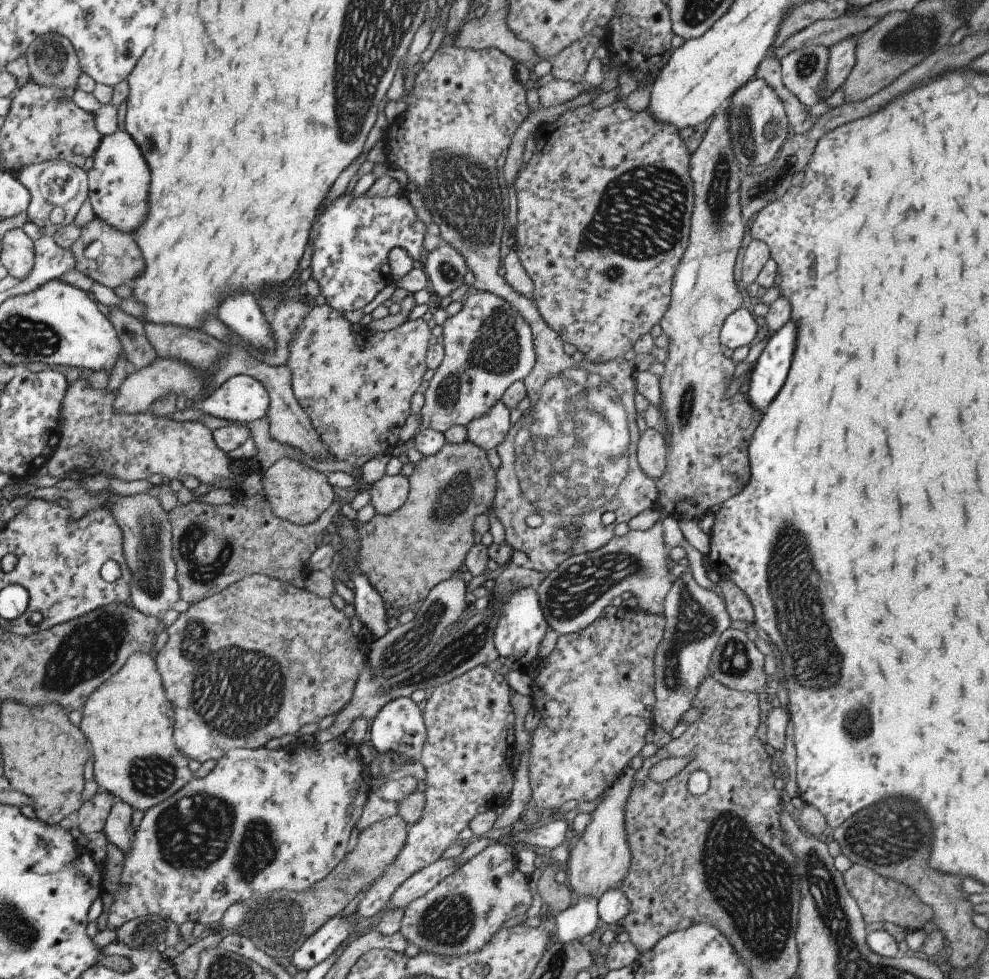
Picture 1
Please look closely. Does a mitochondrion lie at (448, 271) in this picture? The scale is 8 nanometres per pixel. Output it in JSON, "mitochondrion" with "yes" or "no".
{"mitochondrion":"yes"}

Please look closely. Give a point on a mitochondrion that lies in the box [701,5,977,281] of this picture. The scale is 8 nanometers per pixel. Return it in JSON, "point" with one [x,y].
{"point":[914,34]}

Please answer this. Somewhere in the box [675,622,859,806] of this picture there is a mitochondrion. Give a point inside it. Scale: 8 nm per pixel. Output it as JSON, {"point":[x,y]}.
{"point":[733,660]}

